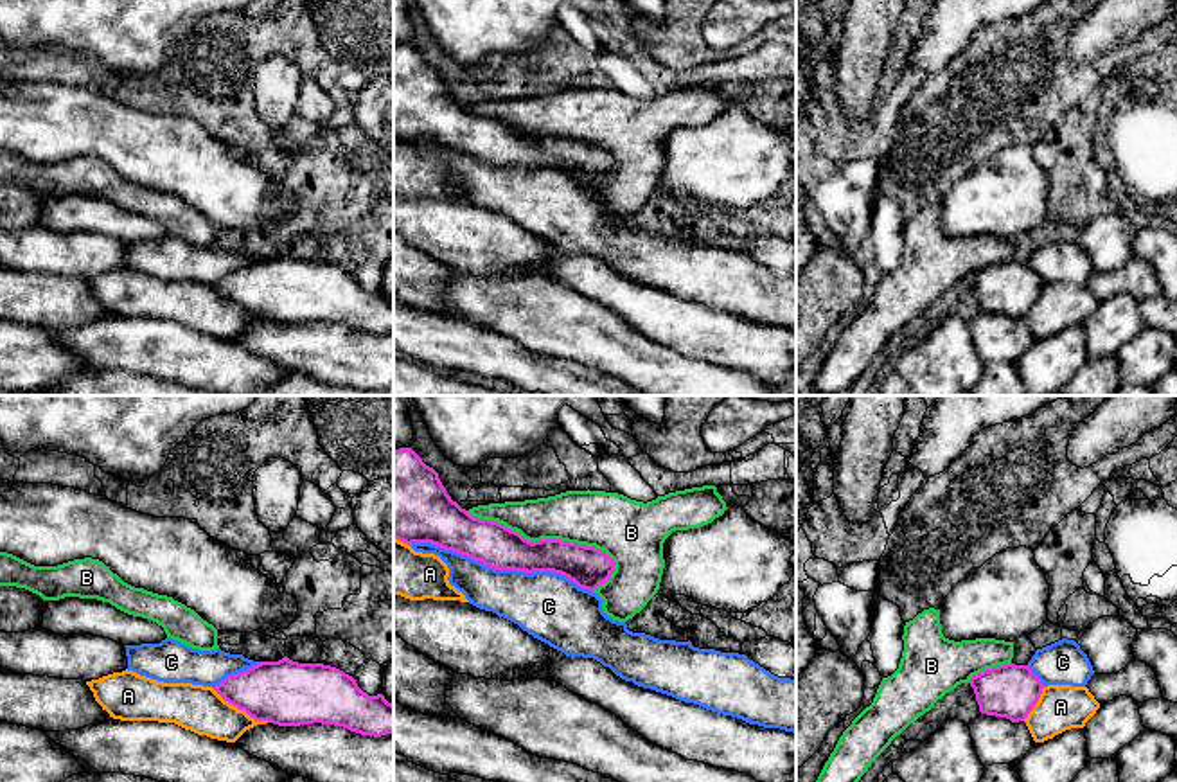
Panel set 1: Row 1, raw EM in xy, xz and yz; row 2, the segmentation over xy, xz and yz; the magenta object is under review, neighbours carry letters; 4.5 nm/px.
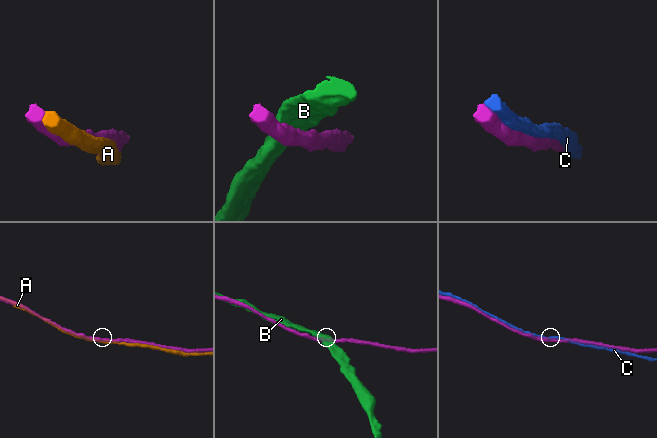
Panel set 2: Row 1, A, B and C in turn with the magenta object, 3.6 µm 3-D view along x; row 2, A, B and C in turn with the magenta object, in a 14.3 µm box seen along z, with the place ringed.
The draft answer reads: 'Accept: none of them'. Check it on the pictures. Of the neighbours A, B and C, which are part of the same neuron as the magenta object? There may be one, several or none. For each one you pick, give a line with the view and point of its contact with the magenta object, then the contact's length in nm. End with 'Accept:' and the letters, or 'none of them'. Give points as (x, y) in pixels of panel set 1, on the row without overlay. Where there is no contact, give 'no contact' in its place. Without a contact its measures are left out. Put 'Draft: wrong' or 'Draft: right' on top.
Draft: right
Accept: none of them

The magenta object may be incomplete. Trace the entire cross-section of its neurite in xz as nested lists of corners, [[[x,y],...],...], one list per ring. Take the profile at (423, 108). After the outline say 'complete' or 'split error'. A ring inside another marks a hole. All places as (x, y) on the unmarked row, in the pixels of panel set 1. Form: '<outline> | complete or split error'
[[[412,45],[394,49],[394,135],[406,142],[431,140],[494,167],[561,171],[593,191],[615,169],[615,158],[595,144],[532,140],[498,119],[471,113]]] | complete

